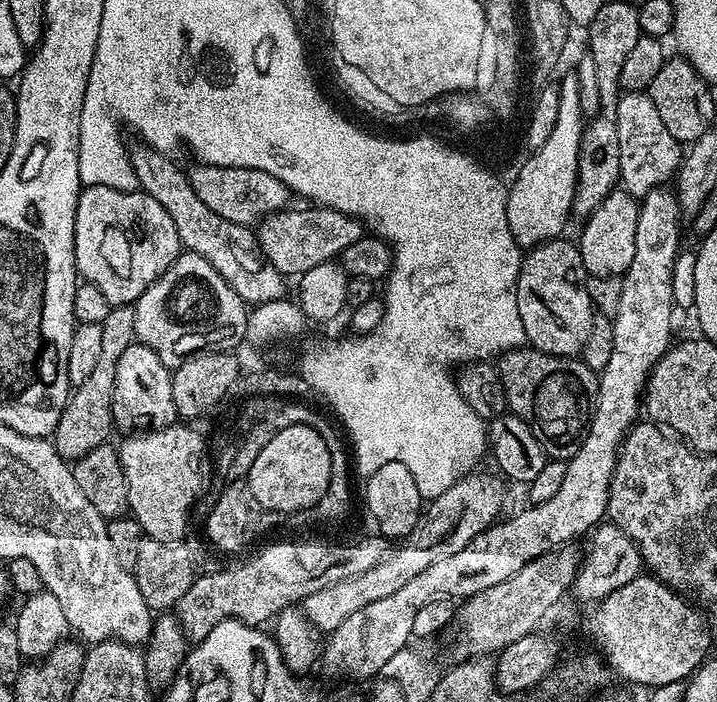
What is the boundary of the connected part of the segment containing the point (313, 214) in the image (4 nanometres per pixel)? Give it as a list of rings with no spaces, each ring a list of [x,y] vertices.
[[[289,206],[282,212],[270,214],[261,220],[255,229],[256,239],[260,242],[260,251],[264,257],[278,270],[285,278],[299,278],[306,274],[308,270],[313,270],[314,266],[322,266],[328,261],[335,261],[346,250],[346,246],[354,246],[361,236],[365,235],[366,229],[355,216],[347,216],[333,208],[323,206],[304,206],[308,208],[295,208]]]

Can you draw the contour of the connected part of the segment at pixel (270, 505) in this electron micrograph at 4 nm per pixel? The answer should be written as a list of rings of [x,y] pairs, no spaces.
[[[305,424],[286,426],[286,430],[278,430],[278,434],[274,434],[274,438],[266,442],[266,446],[262,446],[261,453],[258,454],[258,458],[254,458],[254,466],[250,466],[246,477],[246,486],[252,491],[261,508],[273,514],[279,514],[279,512],[304,514],[309,508],[320,503],[330,482],[330,452],[322,440],[322,435]]]

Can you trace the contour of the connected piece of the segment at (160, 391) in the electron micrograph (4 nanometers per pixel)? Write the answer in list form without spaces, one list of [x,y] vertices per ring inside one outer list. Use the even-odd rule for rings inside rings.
[[[139,342],[126,346],[114,374],[112,419],[117,429],[125,428],[128,434],[169,428],[171,424],[177,423],[172,372],[164,365],[162,358],[150,350],[150,346]]]

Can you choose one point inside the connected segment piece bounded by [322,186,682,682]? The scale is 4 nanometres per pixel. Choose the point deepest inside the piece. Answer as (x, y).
(642, 327)

